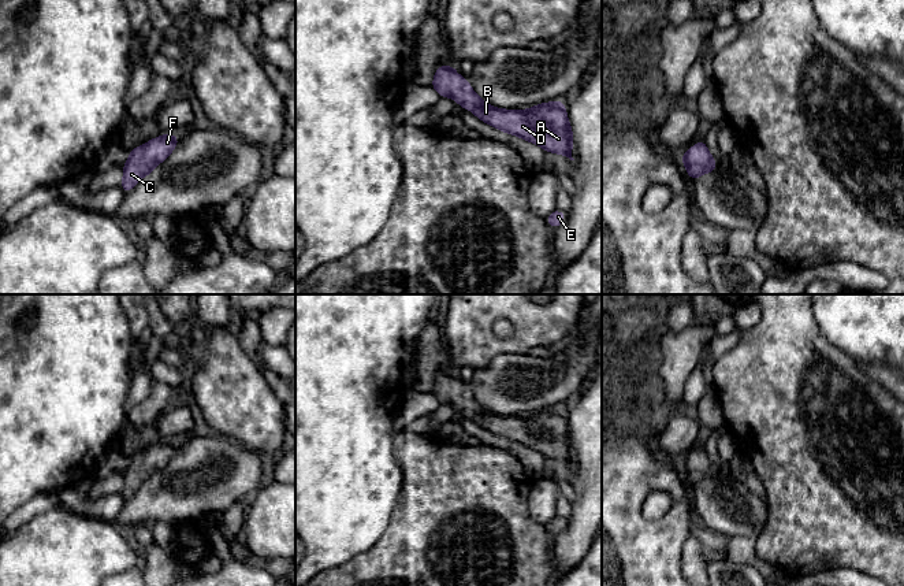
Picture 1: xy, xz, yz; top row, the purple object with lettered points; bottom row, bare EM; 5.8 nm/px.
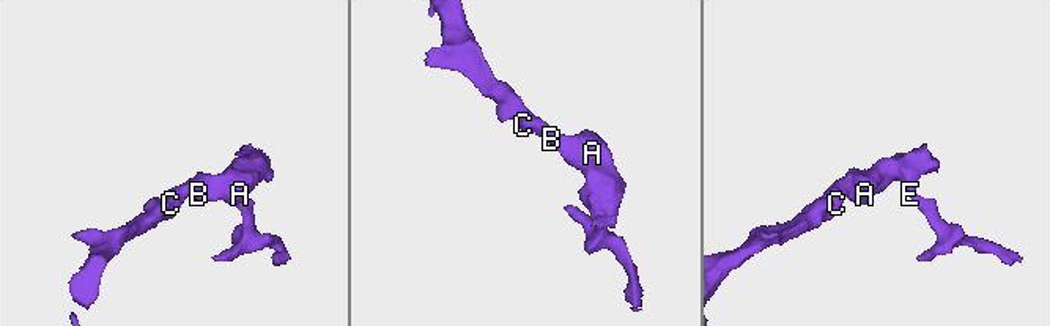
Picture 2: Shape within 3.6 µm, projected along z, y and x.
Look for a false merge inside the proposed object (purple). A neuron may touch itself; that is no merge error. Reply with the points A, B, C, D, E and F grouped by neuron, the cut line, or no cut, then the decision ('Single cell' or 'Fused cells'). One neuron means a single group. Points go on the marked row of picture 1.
Groups: A B C D E F. No split. Single cell

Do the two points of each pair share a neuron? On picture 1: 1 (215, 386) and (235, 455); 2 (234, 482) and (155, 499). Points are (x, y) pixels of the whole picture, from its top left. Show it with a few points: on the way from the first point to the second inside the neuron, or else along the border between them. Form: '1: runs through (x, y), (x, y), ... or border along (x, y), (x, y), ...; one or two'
1: border along (220, 436), (230, 437), (260, 451); two
2: runs through (215, 485), (186, 489), (174, 496); one

